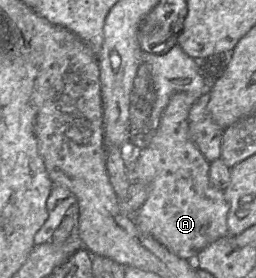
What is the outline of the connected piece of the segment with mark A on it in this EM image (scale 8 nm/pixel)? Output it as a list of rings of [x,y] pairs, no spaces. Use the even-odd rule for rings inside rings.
[[[177,92],[171,97],[150,143],[138,151],[132,172],[132,182],[142,182],[149,188],[147,200],[132,216],[135,224],[143,233],[186,260],[194,260],[205,247],[229,235],[227,218],[230,204],[224,191],[211,185],[210,163],[189,133],[189,111],[197,99],[186,92]]]

